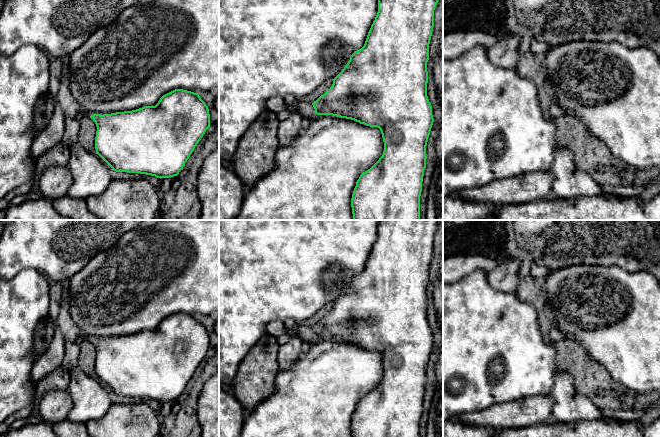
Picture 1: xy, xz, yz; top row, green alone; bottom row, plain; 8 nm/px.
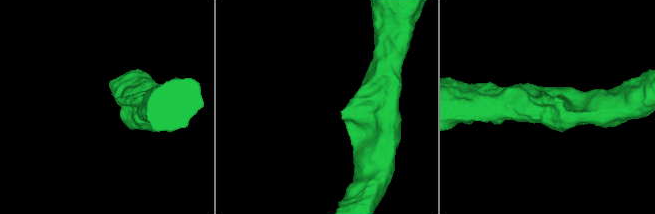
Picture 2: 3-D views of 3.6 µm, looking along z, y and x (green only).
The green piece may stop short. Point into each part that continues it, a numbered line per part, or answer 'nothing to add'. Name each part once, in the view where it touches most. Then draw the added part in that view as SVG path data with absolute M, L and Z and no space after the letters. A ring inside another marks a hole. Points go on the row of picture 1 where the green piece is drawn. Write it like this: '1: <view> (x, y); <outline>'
1: xz (305, 109); M301 99L296 100L294 107L295 107L296 111L300 115L302 115L304 118L315 119L319 116L315 113L315 109L314 109L312 103L304 102Z

